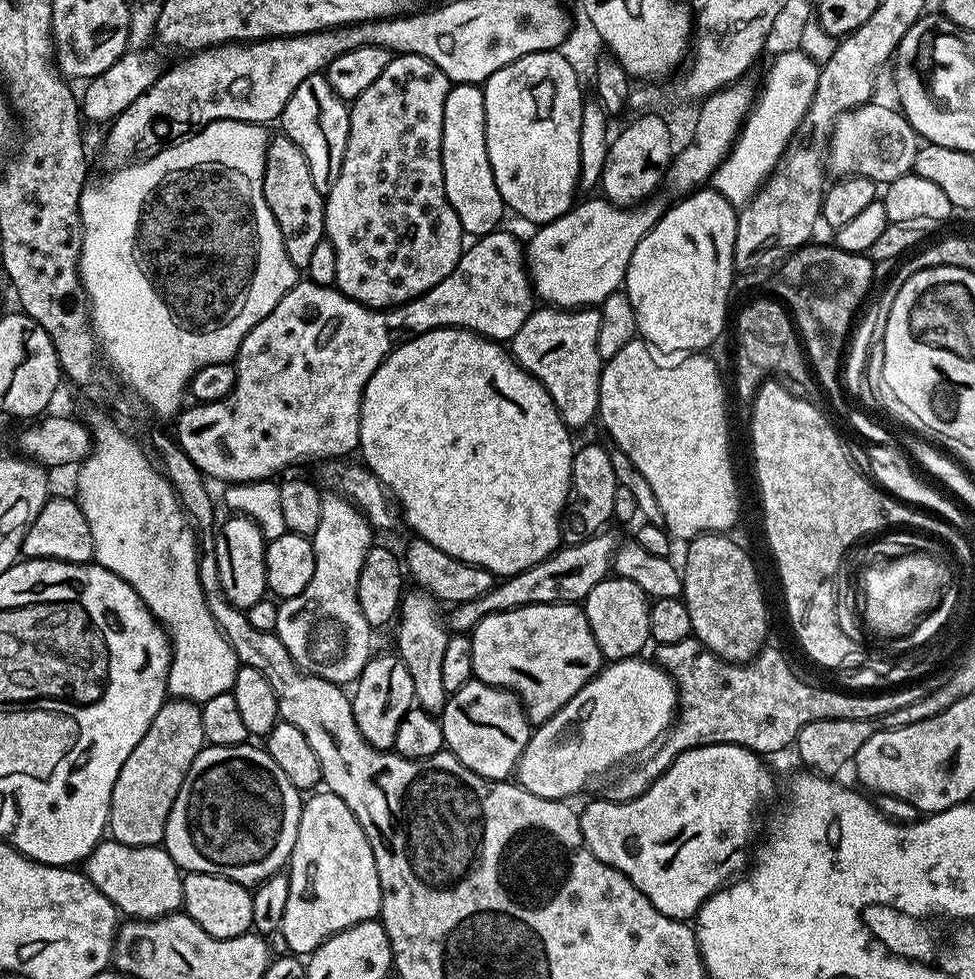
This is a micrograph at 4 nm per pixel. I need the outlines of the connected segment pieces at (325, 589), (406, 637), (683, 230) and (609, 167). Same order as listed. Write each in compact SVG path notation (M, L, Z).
M322 495L322 519L318 522L318 530L314 530L310 537L314 546L314 578L310 578L310 586L306 586L302 594L279 601L275 633L301 672L328 680L331 684L348 686L359 678L374 655L374 629L366 622L362 606L358 606L358 574L362 574L362 562L366 562L366 554L374 546L374 529L360 509L345 496L331 495Z
M419 590L405 591L401 602L400 611L398 613L398 625L400 629L396 632L396 648L399 658L402 662L406 662L406 670L410 670L410 678L414 678L414 694L416 695L415 703L419 707L424 708L427 712L438 714L444 709L444 704L448 701L450 693L446 690L446 686L442 686L442 657L446 651L446 642L448 641L450 632L440 621L441 605L433 596L429 596L427 592Z
M711 186L701 187L699 190L694 192L689 192L683 198L677 199L680 200L676 205L669 207L667 211L664 213L664 217L660 221L657 222L655 226L647 232L646 235L642 238L642 242L638 242L638 246L634 246L634 254L630 254L630 266L626 270L626 274L624 275L624 282L622 285L622 291L627 294L630 298L630 306L634 306L634 318L636 319L636 330L637 333L642 337L645 344L651 346L657 353L660 352L680 352L676 354L700 354L705 350L708 350L708 347L711 346L712 343L715 342L716 339L719 338L720 335L724 332L724 323L729 323L730 320L730 312L728 316L728 295L732 292L732 276L734 277L734 269L736 267L736 263L734 262L734 238L736 237L736 218L738 215L737 209L729 202L720 192L716 191L715 188Z
M642 114L638 120L626 125L611 137L604 173L600 179L603 199L621 206L635 206L651 197L656 188L665 183L669 164L672 162L672 132L660 116Z

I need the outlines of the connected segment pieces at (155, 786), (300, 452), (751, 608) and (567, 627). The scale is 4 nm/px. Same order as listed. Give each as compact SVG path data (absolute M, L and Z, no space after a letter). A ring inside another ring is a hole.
M165 699L162 710L154 714L154 722L150 722L150 730L142 734L142 742L130 750L130 758L122 762L122 770L118 770L118 782L114 782L114 794L110 798L110 818L108 832L111 839L122 842L126 846L142 846L154 848L163 845L166 834L166 822L170 818L170 810L174 806L174 798L178 798L178 790L182 790L182 782L198 754L206 746L202 730L201 705L192 700Z
M497 230L473 239L465 247L458 266L454 266L454 270L450 274L446 274L446 278L442 278L442 282L438 282L438 286L426 290L426 294L414 298L408 304L401 304L398 308L387 310L368 308L365 304L359 304L350 298L346 298L346 294L342 294L335 286L315 284L314 281L307 278L301 279L285 294L282 302L278 302L278 306L274 306L274 310L270 310L270 314L266 314L266 318L262 318L262 322L258 322L258 326L254 326L254 330L250 330L250 334L246 334L246 338L242 338L242 346L236 351L234 361L236 385L232 393L226 398L214 402L193 403L191 405L193 408L185 407L175 417L176 432L174 431L174 439L176 443L188 455L190 462L194 462L194 466L198 466L209 481L221 480L221 485L224 486L271 480L279 477L278 474L283 468L288 468L291 464L304 464L307 460L333 459L332 461L335 461L337 458L351 457L348 455L351 452L355 453L360 447L360 407L362 406L366 382L370 382L374 370L378 370L378 366L391 354L392 349L396 347L398 342L403 341L405 337L421 336L435 328L465 328L471 332L477 332L478 335L486 337L487 340L511 342L514 334L518 334L518 330L522 330L522 322L526 322L526 318L534 310L532 281L528 279L525 249L510 233L504 231Z
M706 532L687 541L688 553L682 563L684 590L682 599L686 610L690 610L692 636L704 643L715 656L721 656L731 664L742 664L760 653L768 636L768 608L764 605L764 592L760 589L760 576L756 564L740 544L731 540L731 535Z
M535 604L511 608L505 612L495 612L482 618L470 633L474 650L475 679L495 688L506 688L514 692L524 706L529 724L545 724L586 682L593 680L604 667L604 655L598 650L598 642L590 630L583 607L575 604Z

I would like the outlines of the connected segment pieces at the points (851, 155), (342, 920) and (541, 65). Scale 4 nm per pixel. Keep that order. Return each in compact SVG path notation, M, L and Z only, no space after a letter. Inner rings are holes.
M876 103L863 104L836 119L828 137L826 164L831 171L832 168L836 171L837 177L855 174L887 186L912 172L918 137L903 112Z
M316 790L303 801L298 822L298 838L286 865L286 875L290 882L290 894L286 898L286 914L282 914L278 936L279 939L284 939L284 944L288 947L285 949L297 957L307 958L334 934L350 926L358 926L358 922L379 917L382 886L378 882L374 850L370 850L370 842L358 818L354 818L350 806L346 806L346 802L338 798L338 794Z
M559 50L550 52L536 52L526 54L517 61L510 62L496 73L491 74L482 85L484 89L484 101L486 102L486 154L490 154L490 170L494 170L494 182L498 186L498 194L502 194L505 205L512 208L524 220L529 220L532 226L549 224L554 222L562 214L572 209L572 205L578 196L580 182L580 163L578 162L578 142L582 130L582 110L586 103L586 97L580 93L582 80L575 76L573 67L566 62Z

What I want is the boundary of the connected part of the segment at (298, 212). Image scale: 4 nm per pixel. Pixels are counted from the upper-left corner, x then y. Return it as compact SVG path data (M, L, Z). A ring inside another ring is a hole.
M283 134L273 135L268 141L262 194L266 194L266 206L270 206L274 222L278 222L278 230L282 230L282 246L286 246L290 262L297 270L307 270L318 242L326 239L325 193L314 186L314 178L310 178L310 166L306 166L302 150L298 150L298 146L294 146L294 142Z

